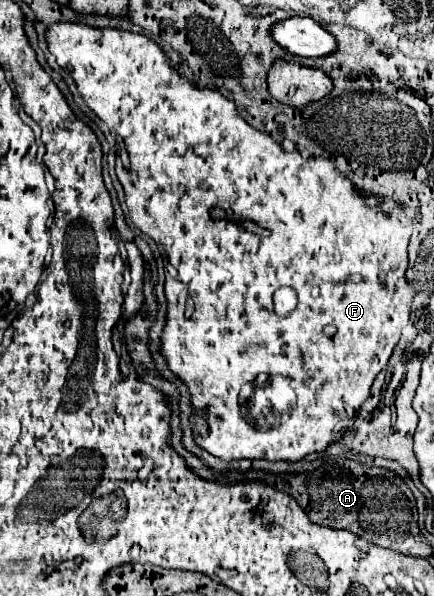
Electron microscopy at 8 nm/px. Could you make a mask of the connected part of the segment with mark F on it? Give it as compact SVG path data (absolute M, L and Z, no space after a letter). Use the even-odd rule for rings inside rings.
M55 23L47 31L47 43L49 43L49 51L57 57L57 63L61 67L65 67L69 71L69 75L75 79L77 89L79 89L81 97L85 99L85 103L89 105L89 109L101 121L105 121L109 125L109 131L121 141L121 149L127 151L127 155L129 155L129 169L125 171L125 165L123 165L121 155L119 155L119 159L117 159L117 177L119 177L119 181L121 181L121 185L125 189L125 195L127 195L125 203L127 203L127 209L129 209L129 217L167 255L167 263L169 263L167 279L165 279L167 327L165 327L165 333L161 335L161 353L165 355L169 369L175 375L179 375L187 383L187 387L191 391L193 409L195 409L195 415L193 415L195 433L197 433L197 423L201 423L201 425L205 425L209 429L207 435L197 435L195 437L197 445L207 449L211 455L223 457L223 459L271 459L271 461L287 459L287 461L299 461L307 453L323 451L331 441L340 440L343 431L335 434L335 425L341 419L353 419L357 415L359 407L369 397L369 389L371 389L373 379L387 365L387 361L391 357L391 351L393 351L393 347L397 345L397 341L401 337L401 329L409 323L409 307L411 307L411 299L413 299L413 289L405 281L405 273L408 268L407 248L409 237L411 237L411 219L405 215L403 207L393 203L393 201L383 201L379 213L373 213L365 205L363 195L357 189L353 189L353 185L343 175L339 175L339 171L333 167L333 163L329 159L323 159L323 157L303 159L301 153L297 153L297 151L291 151L291 153L283 151L281 145L275 143L267 133L257 131L251 125L247 125L237 115L233 101L223 97L219 91L199 89L193 83L189 83L185 77L181 77L169 65L169 59L161 51L161 47L155 45L145 35L137 35L137 33L129 33L129 31L117 31L117 29L93 29L93 27L79 25L79 23ZM213 209L229 211L237 221L231 221L229 215L219 217L219 213L215 217L215 215L211 215ZM243 221L251 221L251 223L255 223L259 227L265 227L265 229L247 227ZM217 225L219 227L227 225L227 229L237 231L237 233L231 233L231 237L233 237L231 249L237 251L237 255L231 255L231 269L213 267L213 229L217 229ZM281 285L291 285L299 293L297 309L287 319L279 319L277 315L273 315L273 301L271 301L271 297L273 297L273 291L279 289ZM261 371L275 371L275 373L281 373L283 377L291 379L291 387L297 393L297 409L289 415L289 423L287 425L283 423L279 427L271 427L267 431L251 427L243 419L243 415L239 413L239 403L237 403L237 395L239 395L241 387L245 383L253 381L255 375L259 375Z

